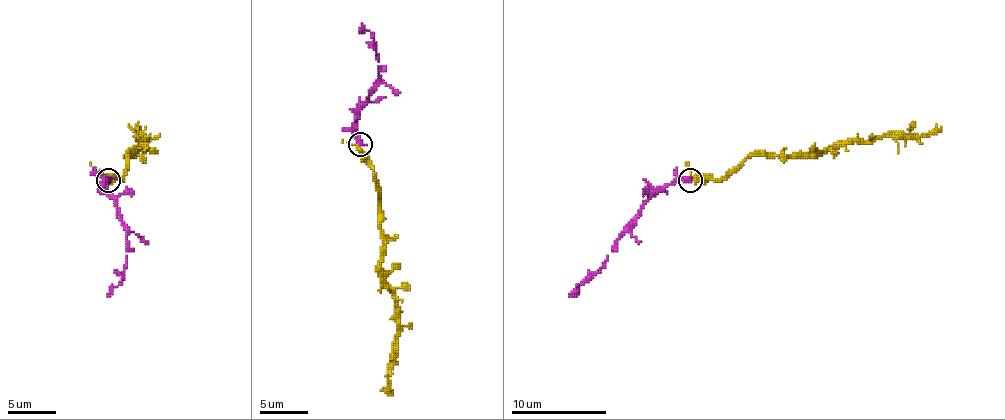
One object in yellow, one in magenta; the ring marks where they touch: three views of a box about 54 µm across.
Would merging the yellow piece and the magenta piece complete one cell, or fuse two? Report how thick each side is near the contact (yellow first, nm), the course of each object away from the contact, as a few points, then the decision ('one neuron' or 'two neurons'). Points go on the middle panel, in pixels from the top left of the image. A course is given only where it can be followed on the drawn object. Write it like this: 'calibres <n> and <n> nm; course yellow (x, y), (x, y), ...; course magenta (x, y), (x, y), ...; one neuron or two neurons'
calibres 500 and 440 nm; course yellow (359, 145), (373, 178), (380, 207), (380, 276), (395, 300), (397, 335), (388, 388), (392, 395); course magenta (359, 145), (357, 114), (378, 78), (378, 54), (373, 35), (361, 23); one neuron

